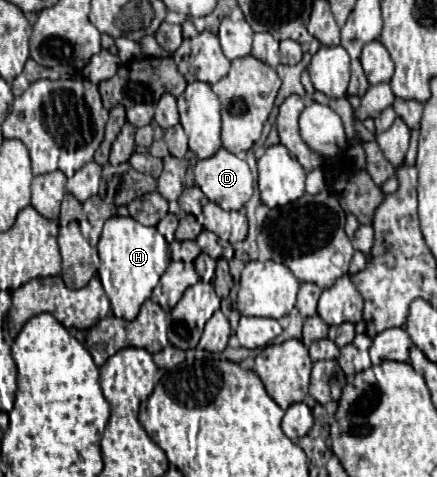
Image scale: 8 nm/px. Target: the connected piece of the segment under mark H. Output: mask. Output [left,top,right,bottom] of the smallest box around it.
[98,218,170,322]

